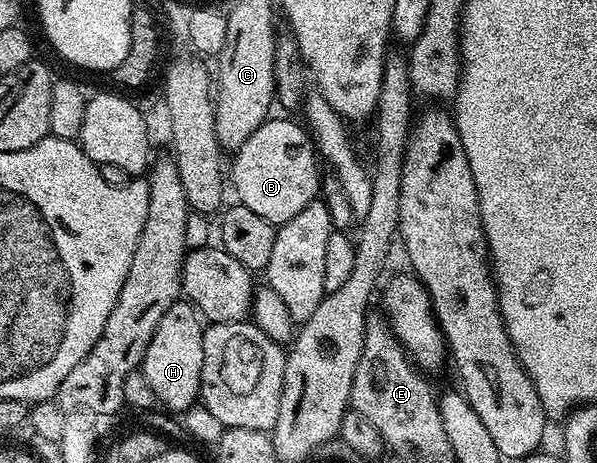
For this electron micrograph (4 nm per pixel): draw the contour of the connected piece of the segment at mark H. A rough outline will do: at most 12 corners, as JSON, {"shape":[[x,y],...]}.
{"shape":[[175,302],[142,369],[161,407],[197,405],[204,326]]}

